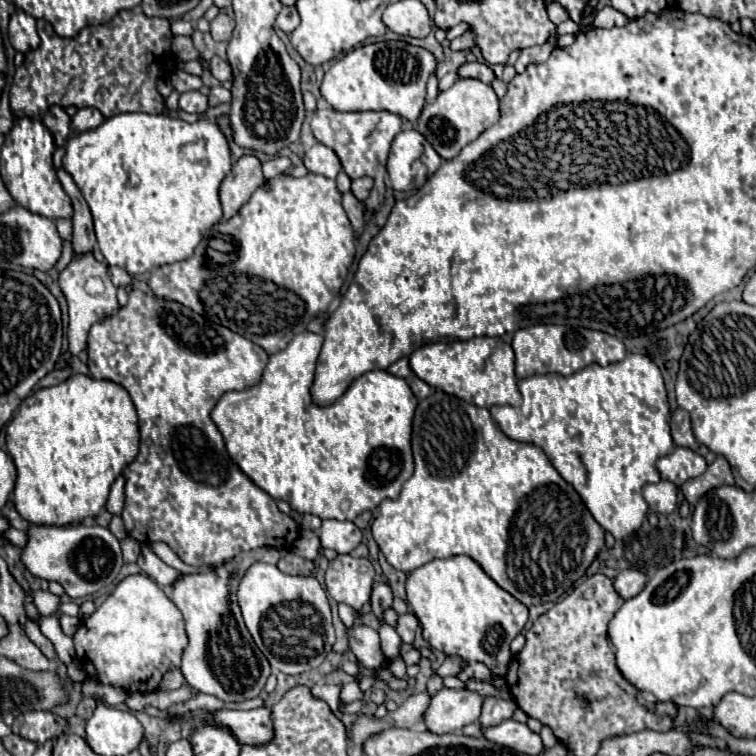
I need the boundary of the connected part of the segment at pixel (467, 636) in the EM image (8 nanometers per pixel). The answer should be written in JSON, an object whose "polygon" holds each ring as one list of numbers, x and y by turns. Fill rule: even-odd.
{"polygon":[[469,556,431,560,409,574,407,600,423,626,425,640,439,652,483,662,493,674,505,674,511,662,511,640,525,628,529,610,497,586]]}

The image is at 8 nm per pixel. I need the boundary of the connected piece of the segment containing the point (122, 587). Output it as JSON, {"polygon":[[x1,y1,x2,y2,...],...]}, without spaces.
{"polygon":[[135,574,121,580,113,594,109,594,109,598,89,618,81,620,77,632,73,634,73,644,83,670,101,684,109,684,125,692,155,692,163,674,171,668,181,666,181,656,187,646,187,634,183,616,179,608,169,600,169,596,149,576]]}

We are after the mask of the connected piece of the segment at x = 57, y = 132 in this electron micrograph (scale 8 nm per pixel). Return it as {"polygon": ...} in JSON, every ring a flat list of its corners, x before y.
{"polygon":[[49,106,43,114,43,124,51,130,55,144,63,146,71,134,71,118,61,106]]}

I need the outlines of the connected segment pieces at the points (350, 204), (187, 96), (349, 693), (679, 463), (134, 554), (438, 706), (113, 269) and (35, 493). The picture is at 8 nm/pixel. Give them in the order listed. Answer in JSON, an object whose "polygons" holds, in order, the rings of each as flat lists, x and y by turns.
{"polygons":[[[345,192,343,194,343,208,353,224,353,230,363,230,363,210,365,210,365,204,359,202,351,192]],[[189,90,179,96,179,108,193,114,205,114,209,108,209,98,199,90]],[[343,684,341,686,341,702,351,704,351,702,355,702,359,698,363,698,363,692,359,690,357,684]],[[675,448,671,454,657,460,657,470,663,480,673,482,675,486,683,486,687,480,697,478,705,472,707,462,703,456,689,448]],[[127,536,125,540,121,540,121,550,123,550,125,564,131,564,131,562,137,562,137,558,141,554,141,544,135,538]],[[439,690,425,714,425,724,435,734,459,732,463,726,479,720,481,706,487,696,473,690]],[[109,266,109,276,115,286,127,286,131,282,131,276,123,268,117,268,117,266]],[[75,374,65,382,39,388,23,400,15,418,7,426,7,452,17,466,17,482,13,502,17,512,37,526,67,526,83,518,93,518,105,506,109,488,139,452,137,412,127,390,111,380,95,380]]]}

